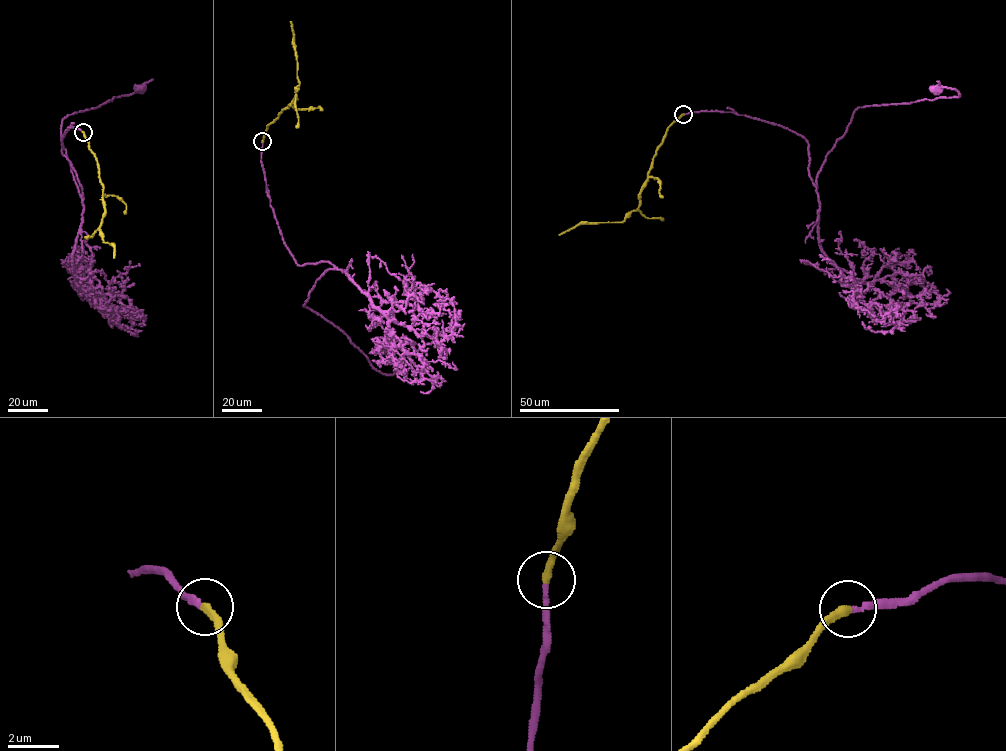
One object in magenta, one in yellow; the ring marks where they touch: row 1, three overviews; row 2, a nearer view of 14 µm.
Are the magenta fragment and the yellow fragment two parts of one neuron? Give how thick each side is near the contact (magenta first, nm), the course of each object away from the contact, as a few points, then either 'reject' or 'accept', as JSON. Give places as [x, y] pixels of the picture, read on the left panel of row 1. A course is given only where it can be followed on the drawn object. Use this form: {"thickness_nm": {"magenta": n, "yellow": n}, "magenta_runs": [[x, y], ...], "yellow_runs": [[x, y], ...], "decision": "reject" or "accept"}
{"thickness_nm": {"magenta": 200, "yellow": 300}, "magenta_runs": [[83, 131], [68, 127], [61, 140], [62, 154], [74, 170], [82, 198], [61, 143], [62, 121], [142, 87]], "yellow_runs": [[83, 131], [96, 160], [103, 188], [105, 214], [99, 228], [104, 243], [114, 245], [113, 257]], "decision": "accept"}

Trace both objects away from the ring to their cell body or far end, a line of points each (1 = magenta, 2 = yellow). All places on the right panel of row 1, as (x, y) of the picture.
1: (683, 114), (731, 112), (801, 135), (816, 189), (825, 157), (855, 110), (960, 95), (937, 89)
2: (683, 114), (668, 128), (657, 149), (641, 192), (639, 208), (623, 221), (581, 223), (559, 234)

